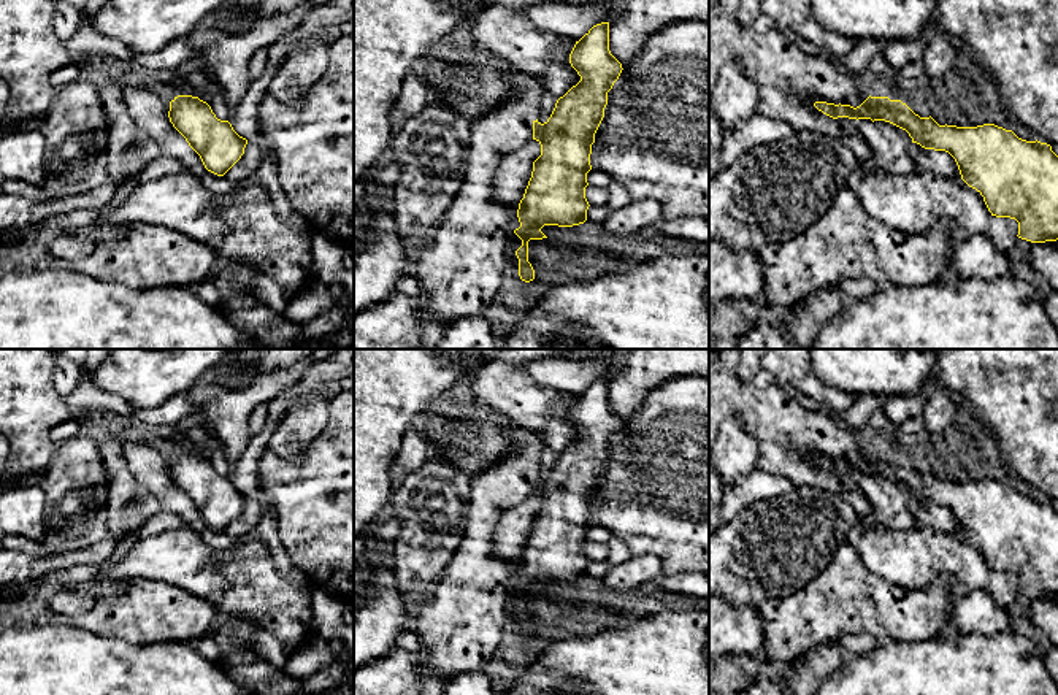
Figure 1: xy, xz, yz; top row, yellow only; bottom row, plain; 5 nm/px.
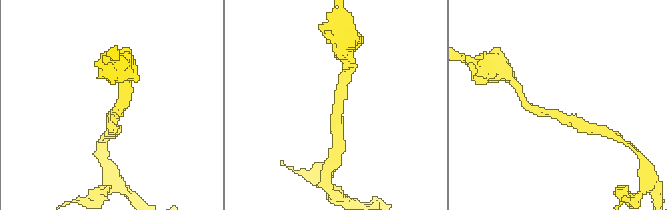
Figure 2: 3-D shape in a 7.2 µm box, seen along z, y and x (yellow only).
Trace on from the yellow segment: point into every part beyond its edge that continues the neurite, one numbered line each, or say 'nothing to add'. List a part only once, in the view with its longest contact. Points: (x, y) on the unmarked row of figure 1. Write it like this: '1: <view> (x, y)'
nothing to add

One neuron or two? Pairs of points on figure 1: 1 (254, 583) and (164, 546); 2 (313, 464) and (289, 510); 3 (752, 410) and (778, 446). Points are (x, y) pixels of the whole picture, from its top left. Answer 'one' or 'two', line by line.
1: one
2: one
3: one

